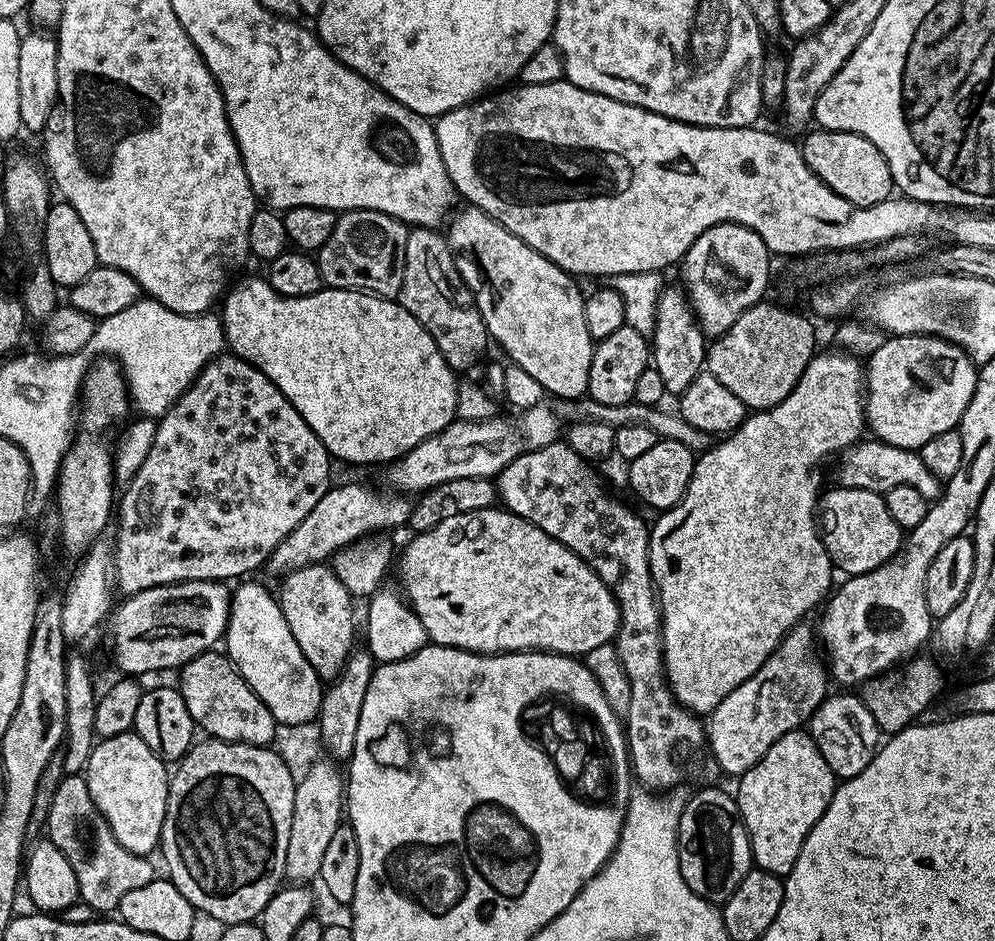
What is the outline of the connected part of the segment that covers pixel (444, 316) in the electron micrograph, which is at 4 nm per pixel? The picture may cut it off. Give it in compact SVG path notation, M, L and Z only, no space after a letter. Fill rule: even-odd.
M413 227L409 231L398 302L422 322L438 350L442 350L442 358L446 358L457 373L463 374L483 358L490 345L488 328L476 305L474 293L456 268L456 258L447 239L437 229Z

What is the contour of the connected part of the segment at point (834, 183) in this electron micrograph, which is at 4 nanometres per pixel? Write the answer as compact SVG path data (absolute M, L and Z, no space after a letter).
M819 126L813 127L808 134L800 144L800 152L804 155L806 166L810 166L810 170L818 174L818 178L822 178L822 182L826 182L826 186L830 186L834 194L846 198L846 202L857 208L874 206L893 195L890 166L886 166L886 158L882 158L874 142L866 142L866 138L858 134L826 130Z

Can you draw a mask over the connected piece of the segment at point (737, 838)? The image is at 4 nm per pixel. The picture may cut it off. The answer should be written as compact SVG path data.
M704 788L685 799L680 825L676 828L676 845L686 886L717 906L723 905L738 890L738 882L754 867L752 843L736 801L720 788Z

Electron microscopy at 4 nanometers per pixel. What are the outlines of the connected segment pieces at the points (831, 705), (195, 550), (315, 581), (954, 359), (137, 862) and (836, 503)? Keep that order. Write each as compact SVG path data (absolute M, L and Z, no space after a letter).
M829 695L813 712L806 728L813 742L818 746L822 758L826 758L826 766L830 766L832 773L841 781L862 774L862 770L870 766L882 743L882 733L878 722L874 714L870 714L870 710L864 705L859 695Z
M221 354L205 366L196 376L196 381L183 392L173 404L168 407L168 411L159 417L154 434L153 446L150 454L146 455L146 460L139 466L137 472L131 480L127 481L124 497L118 500L118 520L120 525L116 528L116 542L114 541L114 551L112 554L111 567L114 569L115 587L124 591L123 595L129 597L136 592L141 592L154 586L163 584L181 584L187 580L219 580L221 582L232 582L237 578L244 578L247 572L252 572L255 568L263 569L268 562L268 555L322 502L322 494L326 494L330 487L328 479L332 476L333 461L328 455L326 446L310 430L310 426L298 414L298 410L266 378L266 374L249 364L247 360L235 354Z
M327 563L311 564L299 568L283 577L284 584L278 591L282 614L286 614L286 626L294 634L294 642L306 654L306 662L314 666L321 681L331 682L339 676L346 666L348 655L354 650L352 635L356 624L352 621L352 603L354 597L339 580Z
M892 336L866 360L866 424L875 439L890 446L919 450L930 438L959 425L976 389L977 365L958 346L937 336Z
M68 774L61 781L50 804L46 836L66 854L66 862L74 866L80 900L97 914L115 913L130 890L138 890L138 886L146 886L154 879L151 859L126 850L126 846L114 838L114 830L110 830L98 806L94 806L94 798L90 798L88 781L83 775Z
M833 486L828 493L826 492L818 500L818 531L824 541L824 549L828 552L828 557L839 571L841 568L848 576L866 574L878 566L887 564L900 551L902 530L898 522L890 518L890 510L886 510L886 502L881 493L839 486Z

